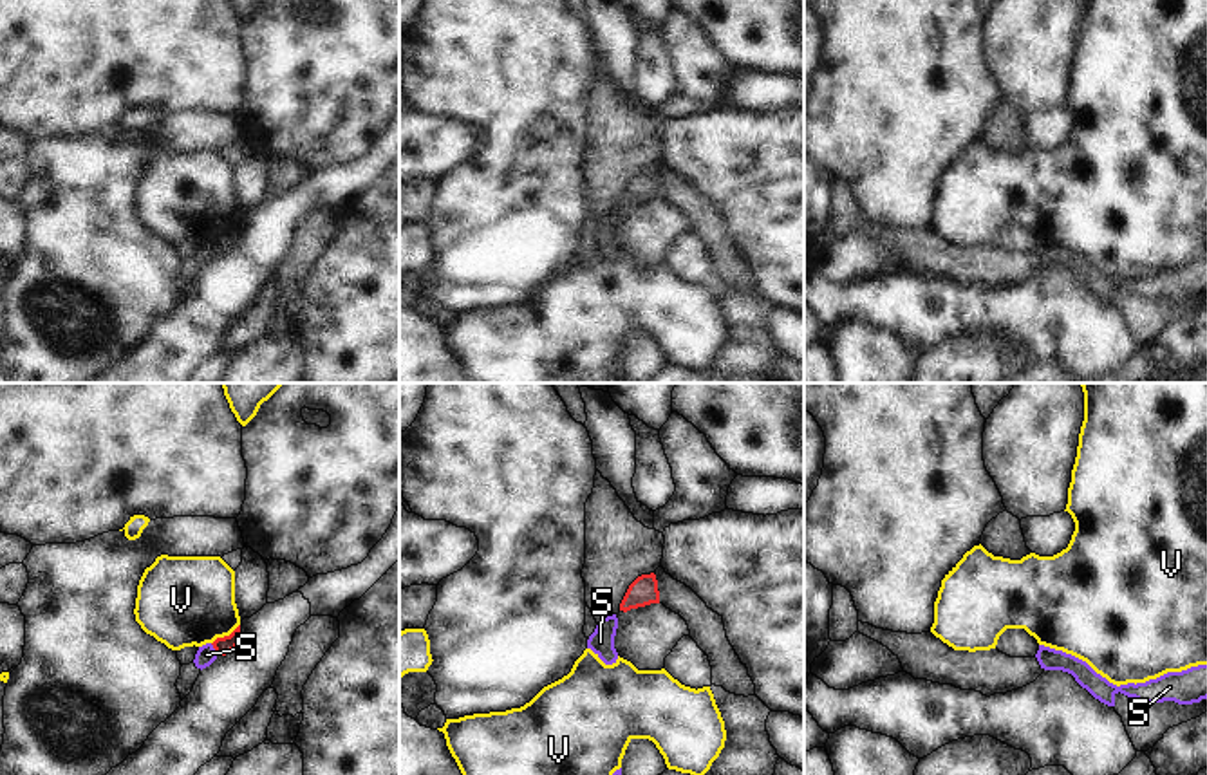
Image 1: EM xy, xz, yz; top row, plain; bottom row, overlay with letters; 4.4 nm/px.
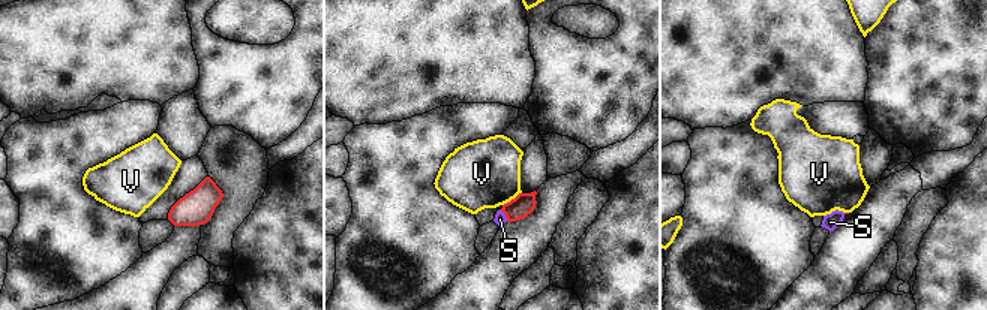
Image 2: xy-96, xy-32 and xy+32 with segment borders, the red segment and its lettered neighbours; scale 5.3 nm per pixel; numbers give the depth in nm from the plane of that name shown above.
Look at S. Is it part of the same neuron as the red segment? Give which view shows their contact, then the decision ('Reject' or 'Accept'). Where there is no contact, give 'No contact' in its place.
Touches red in xy. Reject.

